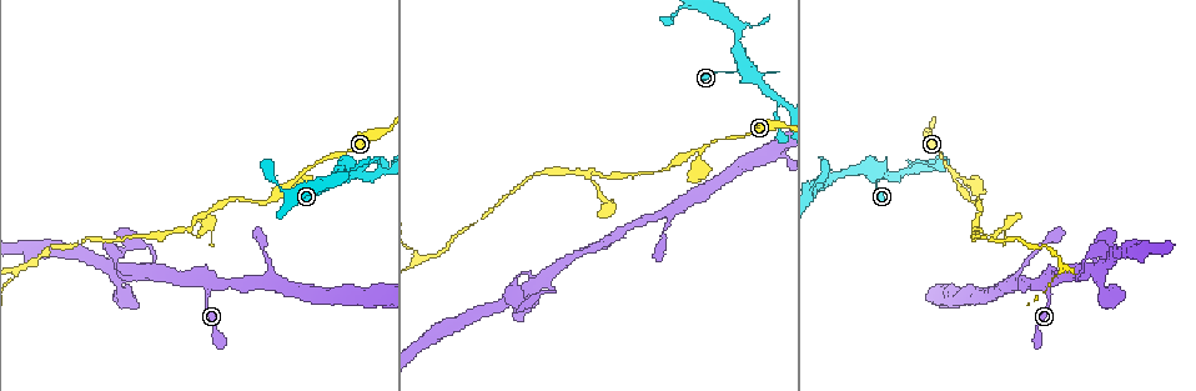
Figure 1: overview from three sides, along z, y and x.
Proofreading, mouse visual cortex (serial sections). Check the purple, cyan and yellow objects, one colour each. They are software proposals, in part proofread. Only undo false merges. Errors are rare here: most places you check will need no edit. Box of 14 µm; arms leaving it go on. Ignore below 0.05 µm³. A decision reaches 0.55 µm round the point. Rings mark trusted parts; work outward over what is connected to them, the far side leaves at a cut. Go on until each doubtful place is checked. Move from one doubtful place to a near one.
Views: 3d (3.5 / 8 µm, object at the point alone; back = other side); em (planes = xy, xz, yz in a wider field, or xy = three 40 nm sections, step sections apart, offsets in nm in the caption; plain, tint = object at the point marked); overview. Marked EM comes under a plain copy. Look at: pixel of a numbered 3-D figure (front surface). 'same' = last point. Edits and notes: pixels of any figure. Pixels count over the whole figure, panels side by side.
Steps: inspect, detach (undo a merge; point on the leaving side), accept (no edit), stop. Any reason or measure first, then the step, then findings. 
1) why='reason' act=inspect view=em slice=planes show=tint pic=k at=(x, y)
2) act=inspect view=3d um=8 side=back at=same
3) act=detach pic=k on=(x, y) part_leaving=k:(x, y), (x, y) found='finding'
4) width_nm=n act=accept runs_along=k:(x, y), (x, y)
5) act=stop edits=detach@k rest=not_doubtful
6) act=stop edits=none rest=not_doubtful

why='thick turns thin' act=inspect view=3d um=3.5 pic=1 at=(952, 177)

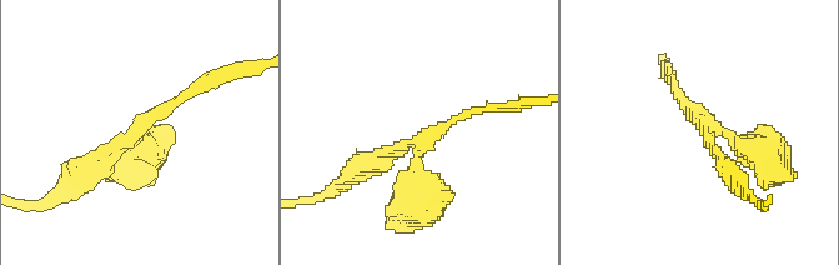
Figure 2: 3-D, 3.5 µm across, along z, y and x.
arms=3 arm_widths_nm=150,150,350 act=inspect view=em slice=xy step=3 show=tint pic=2 at=(706, 124)

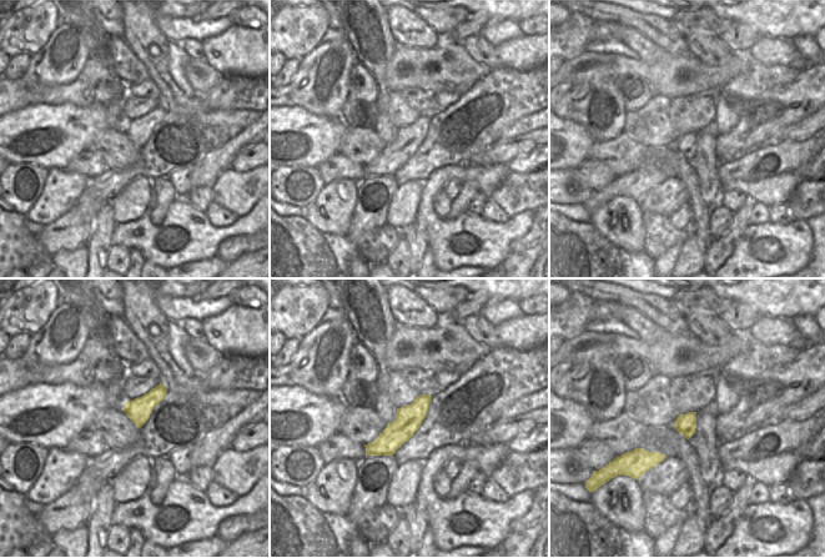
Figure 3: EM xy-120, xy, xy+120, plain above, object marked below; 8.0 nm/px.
act=inspect view=em slice=xy step=5 show=tint at=same

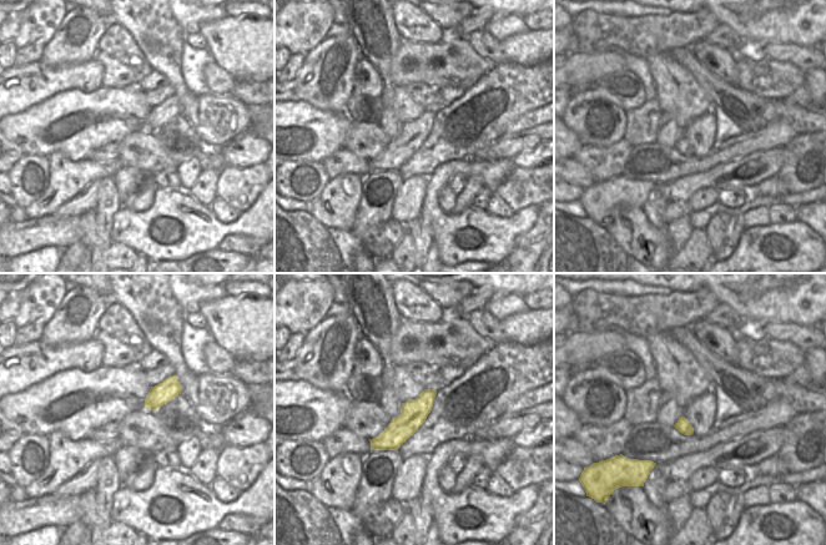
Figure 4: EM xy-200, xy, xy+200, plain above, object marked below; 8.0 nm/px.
act=accept found='all the same cell'

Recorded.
why='branch point' act=inspect view=3d um=3.5 pic=1 at=(187, 231)

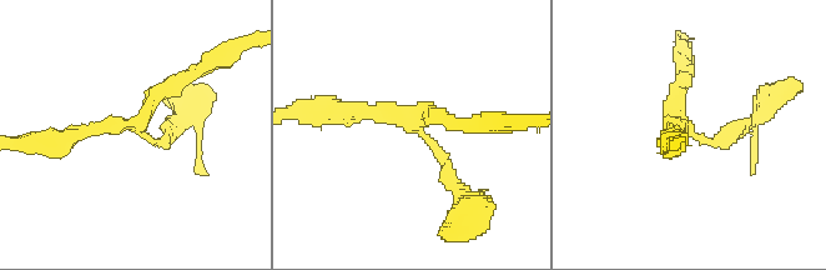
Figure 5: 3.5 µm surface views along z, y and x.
why='need the tissue' act=inspect view=em slice=xy step=3 show=tint pic=5 at=(418, 123)

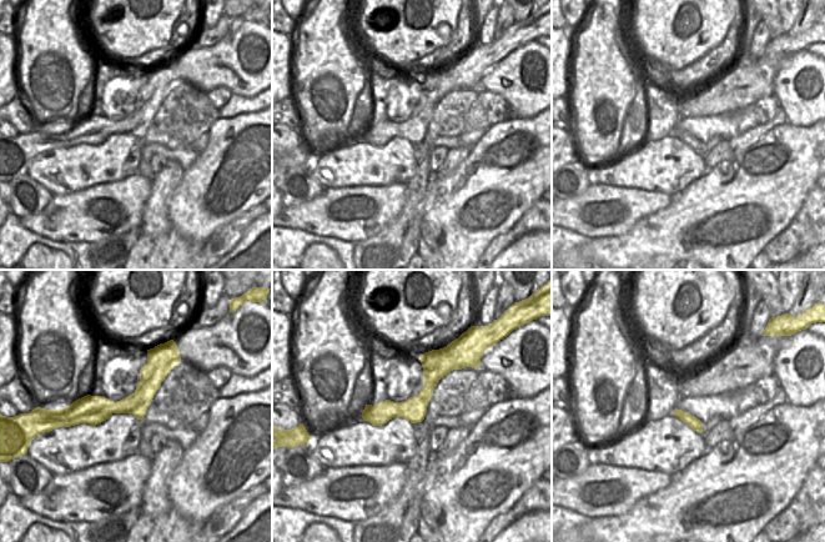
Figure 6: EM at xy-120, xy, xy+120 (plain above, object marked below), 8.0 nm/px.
act=accept runs_along=6:(174, 362), (129, 405), (69, 417) found='one cell here'

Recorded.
why='two arms in line, one across' act=inspect view=3d um=3.5 pic=1 at=(1059, 267)

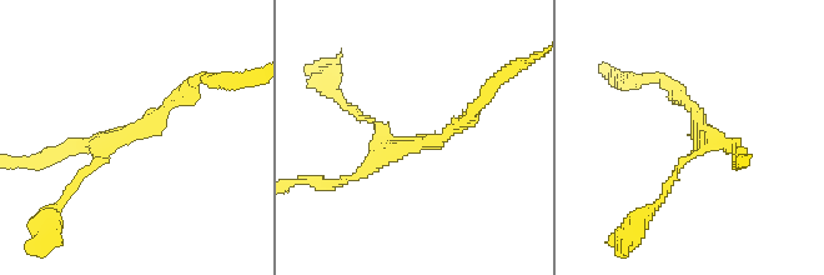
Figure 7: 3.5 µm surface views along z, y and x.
arms=3 arm_widths_nm=100,150,200 why='need the tissue' act=inspect view=em slice=xy step=1 show=tint pic=7 at=(408, 144)

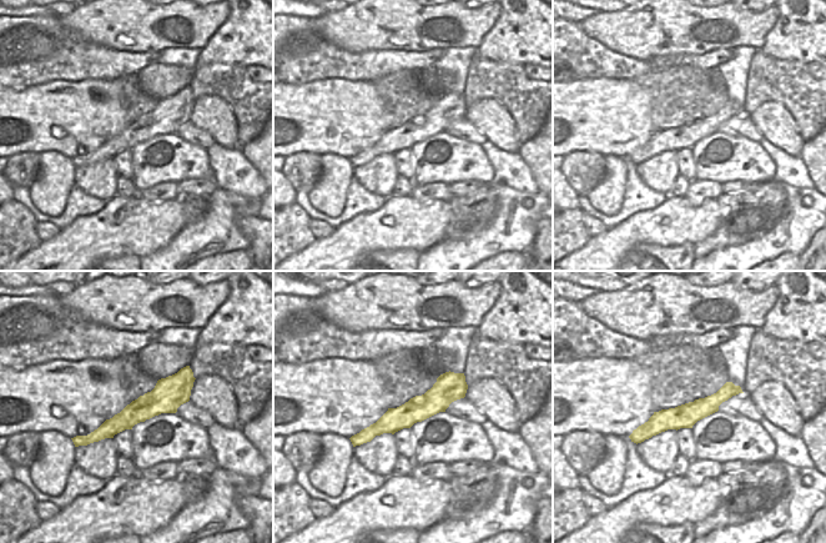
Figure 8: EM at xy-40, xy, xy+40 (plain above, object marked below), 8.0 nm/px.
act=inspect view=em slice=xy step=5 show=tint at=same

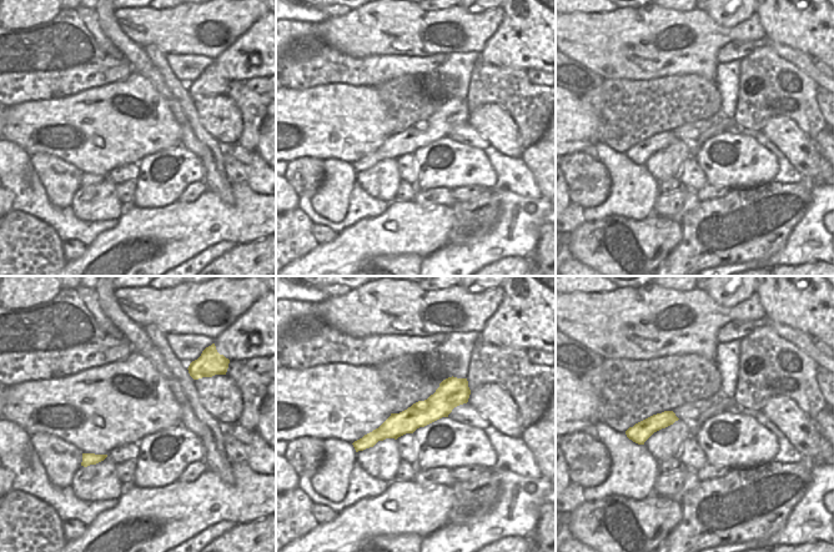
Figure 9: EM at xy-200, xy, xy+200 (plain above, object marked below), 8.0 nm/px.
width_nm=220 act=accept runs_along=9:(463, 381), (433, 409), (357, 443) found='one cell here'

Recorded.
act=stop edits=none rest=not_doubtful

